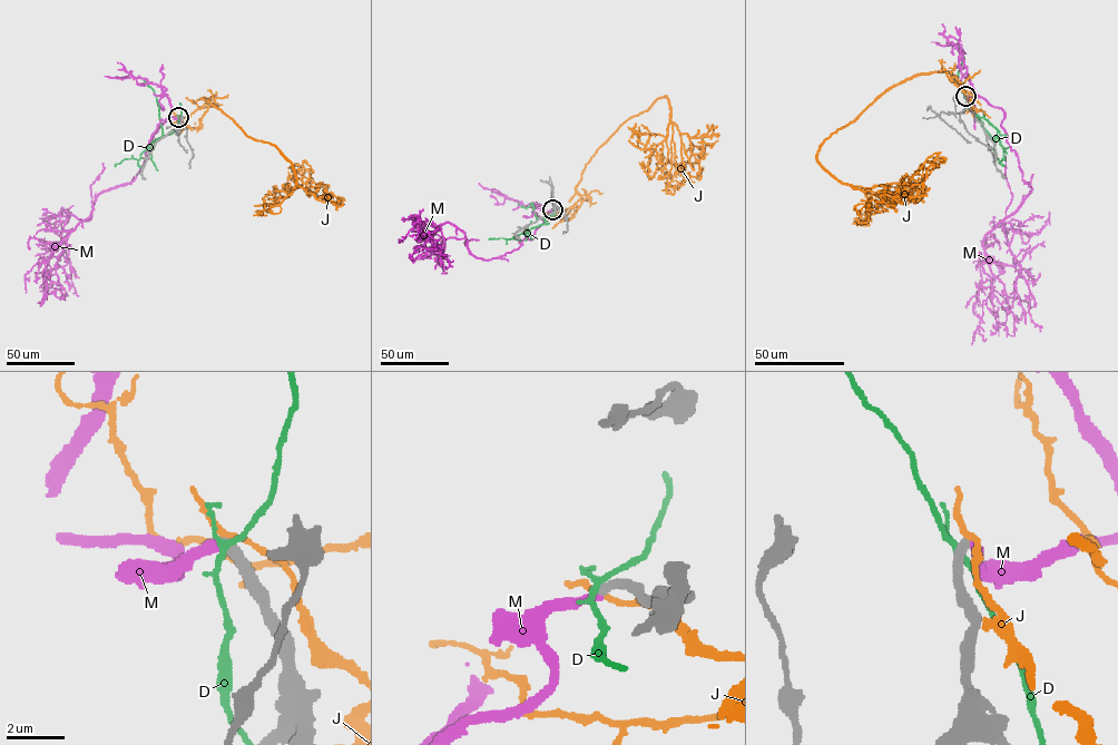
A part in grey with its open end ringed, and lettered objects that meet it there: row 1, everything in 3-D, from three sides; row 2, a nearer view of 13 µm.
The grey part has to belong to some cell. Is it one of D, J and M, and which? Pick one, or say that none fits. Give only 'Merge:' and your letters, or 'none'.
Merge: M

